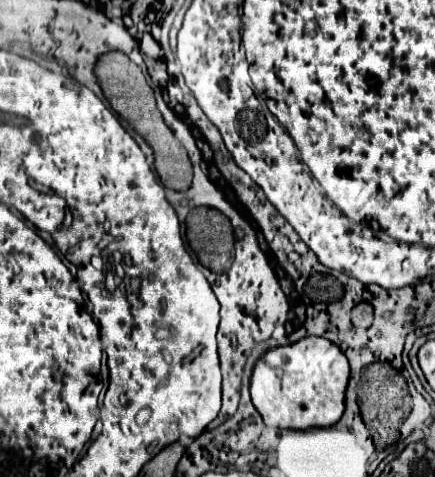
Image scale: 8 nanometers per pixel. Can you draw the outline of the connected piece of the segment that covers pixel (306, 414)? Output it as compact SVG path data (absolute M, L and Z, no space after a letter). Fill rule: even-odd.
M306 337L284 347L272 347L254 363L250 377L250 397L268 427L330 427L344 413L348 375L348 359L334 343L322 337Z

